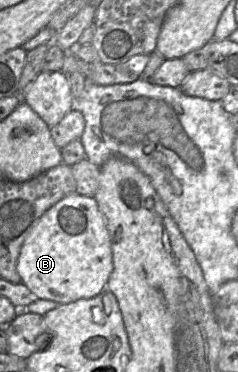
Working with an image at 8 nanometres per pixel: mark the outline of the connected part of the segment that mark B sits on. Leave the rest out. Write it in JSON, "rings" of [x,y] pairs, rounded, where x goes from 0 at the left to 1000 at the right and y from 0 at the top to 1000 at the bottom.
{"rings":[[[324,516],[206,559],[122,624],[84,669],[71,731],[155,798],[286,817],[424,788],[475,726],[462,632],[395,530]]]}

